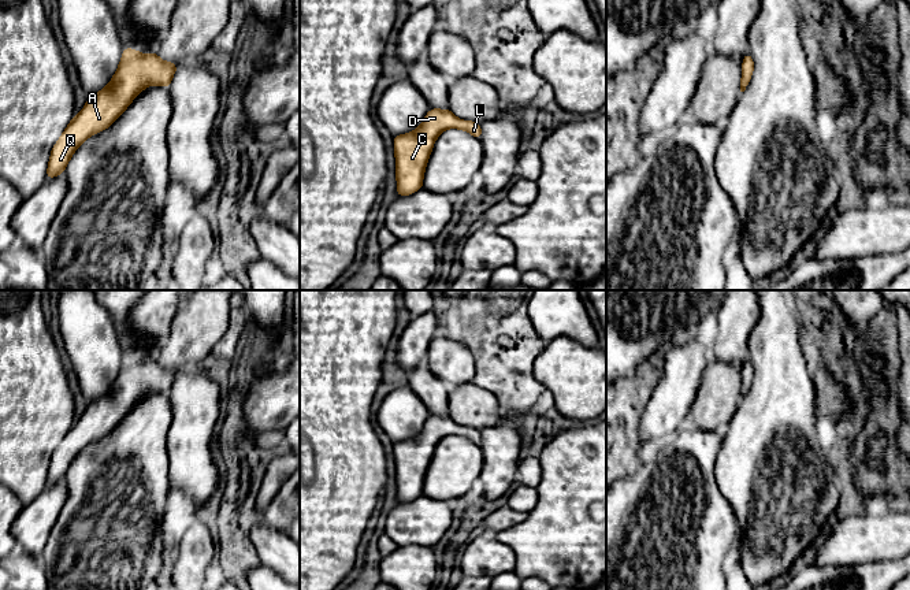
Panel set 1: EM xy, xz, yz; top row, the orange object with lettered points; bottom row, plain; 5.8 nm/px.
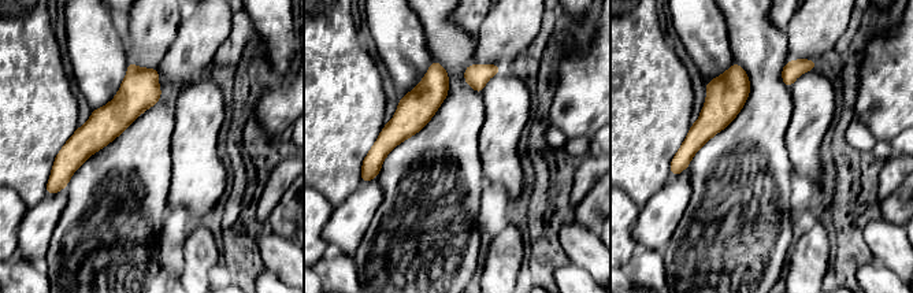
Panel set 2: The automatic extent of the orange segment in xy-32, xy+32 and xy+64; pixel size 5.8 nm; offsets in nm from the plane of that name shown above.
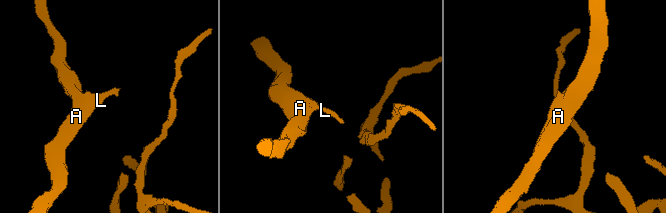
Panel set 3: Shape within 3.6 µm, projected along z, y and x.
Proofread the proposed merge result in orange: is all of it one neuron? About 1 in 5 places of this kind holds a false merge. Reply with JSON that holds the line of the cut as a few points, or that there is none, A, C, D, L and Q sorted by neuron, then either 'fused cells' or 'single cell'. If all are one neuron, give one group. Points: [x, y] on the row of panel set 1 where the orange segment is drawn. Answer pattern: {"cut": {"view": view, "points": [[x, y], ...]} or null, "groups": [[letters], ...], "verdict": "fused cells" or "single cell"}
{"cut": null, "groups": [["A", "C", "D", "L", "Q"]], "verdict": "single cell"}

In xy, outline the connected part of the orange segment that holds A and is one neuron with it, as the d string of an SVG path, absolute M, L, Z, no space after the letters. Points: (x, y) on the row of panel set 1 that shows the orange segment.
M125 48L109 84L90 94L82 111L74 115L51 151L47 179L64 172L75 149L89 137L108 129L149 85L171 85L178 66L161 60L156 52L144 55Z

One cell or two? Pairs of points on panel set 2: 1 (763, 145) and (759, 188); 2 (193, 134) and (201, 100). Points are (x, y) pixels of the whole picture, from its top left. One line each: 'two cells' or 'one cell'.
1: one cell
2: one cell

